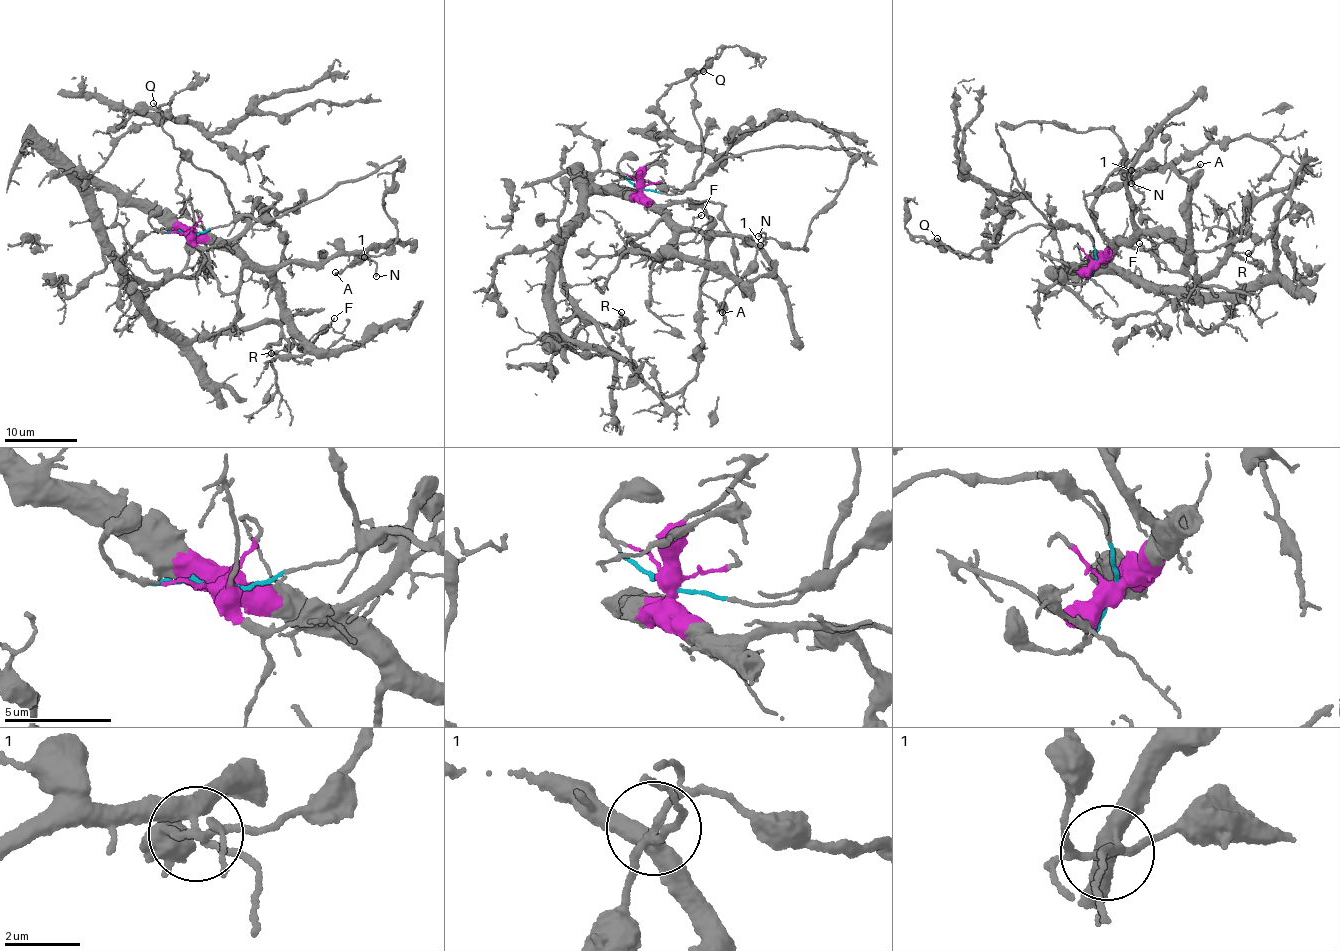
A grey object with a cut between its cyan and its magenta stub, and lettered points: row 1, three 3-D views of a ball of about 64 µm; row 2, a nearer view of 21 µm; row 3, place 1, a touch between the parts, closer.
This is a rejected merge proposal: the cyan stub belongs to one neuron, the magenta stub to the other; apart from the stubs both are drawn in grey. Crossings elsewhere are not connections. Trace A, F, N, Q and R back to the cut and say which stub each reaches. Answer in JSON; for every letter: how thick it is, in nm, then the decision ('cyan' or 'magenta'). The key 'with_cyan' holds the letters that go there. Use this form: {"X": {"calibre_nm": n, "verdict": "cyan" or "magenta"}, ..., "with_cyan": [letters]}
{"A": {"calibre_nm": 130, "verdict": "cyan"}, "F": {"calibre_nm": 130, "verdict": "magenta"}, "N": {"calibre_nm": 130, "verdict": "magenta"}, "Q": {"calibre_nm": 100, "verdict": "cyan"}, "R": {"calibre_nm": 160, "verdict": "magenta"}, "with_cyan": ["A", "Q"]}

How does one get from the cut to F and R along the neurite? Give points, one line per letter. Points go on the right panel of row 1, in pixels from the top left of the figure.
F: (1096, 264), (1111, 257), (1118, 243), (1158, 233), (1189, 256), (1172, 244), (1163, 242), (1147, 249), (1139, 243)
R: (1096, 264), (1086, 271), (1118, 267), (1150, 283), (1224, 292), (1268, 276), (1287, 199), (1289, 210), (1248, 253)

